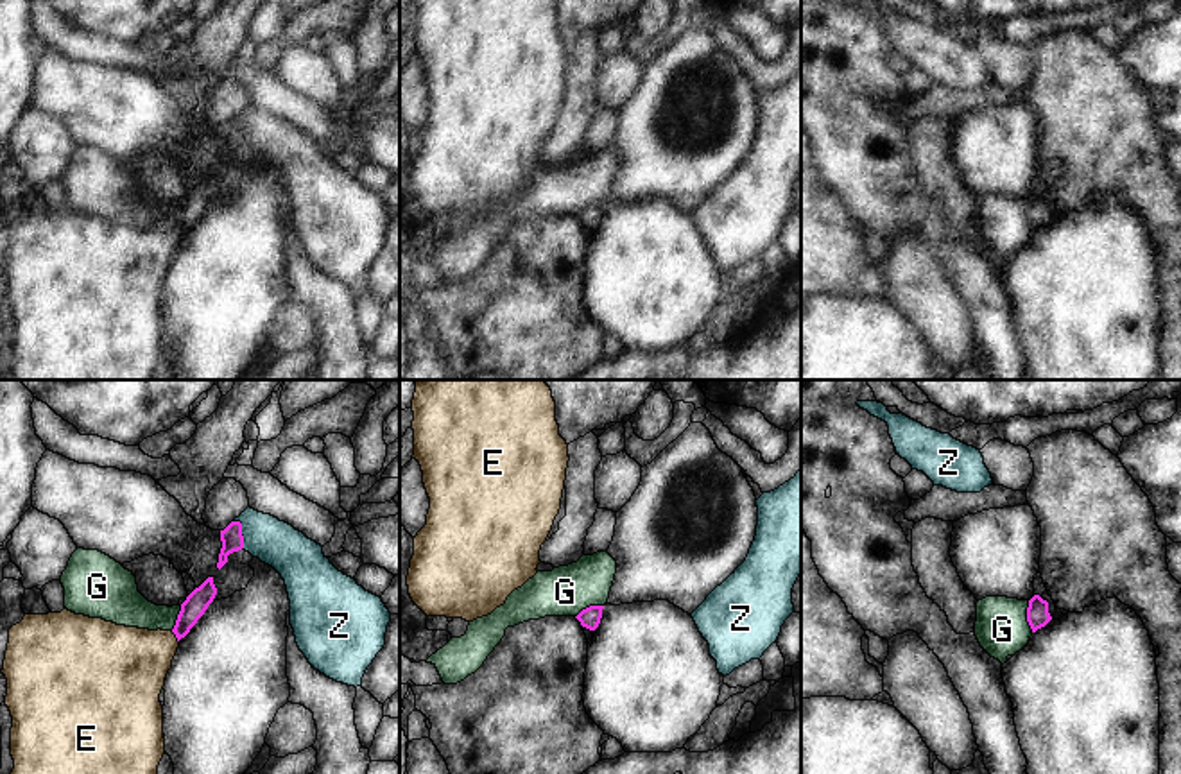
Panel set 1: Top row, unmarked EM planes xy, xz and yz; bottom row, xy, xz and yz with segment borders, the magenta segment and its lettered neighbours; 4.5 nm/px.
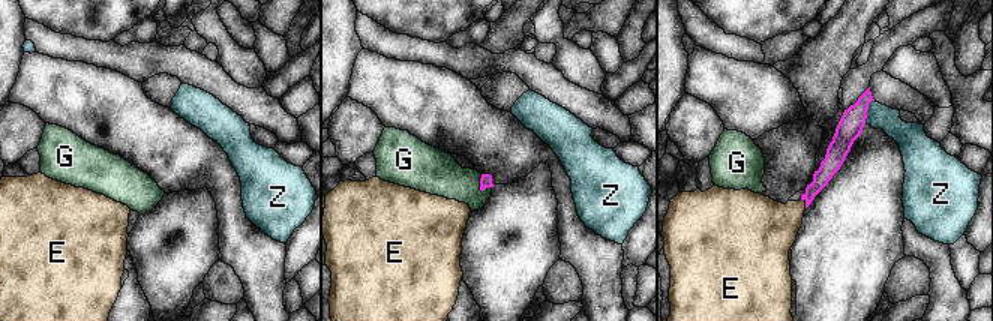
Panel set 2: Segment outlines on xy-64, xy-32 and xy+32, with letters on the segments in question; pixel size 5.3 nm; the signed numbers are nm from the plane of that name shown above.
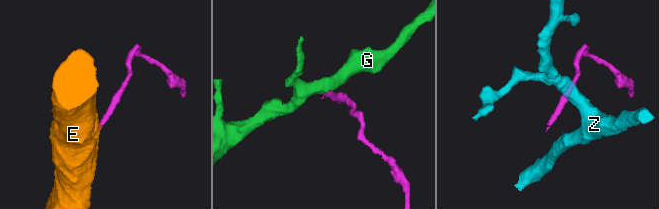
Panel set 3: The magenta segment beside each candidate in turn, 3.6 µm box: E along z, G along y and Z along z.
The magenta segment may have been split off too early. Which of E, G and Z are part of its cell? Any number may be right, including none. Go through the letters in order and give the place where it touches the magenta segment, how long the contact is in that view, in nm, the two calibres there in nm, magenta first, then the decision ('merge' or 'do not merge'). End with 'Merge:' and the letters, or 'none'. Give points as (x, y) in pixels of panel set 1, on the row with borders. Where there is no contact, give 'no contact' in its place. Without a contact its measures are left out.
E: contact xy (176, 636); length 70 nm; calibres 100 and 340 nm; merge
G: contact yz (1027, 617); length 150 nm; calibres 100 and 240 nm; do not merge
Z: contact xy (241, 533); length 140 nm; calibres 100 and 200 nm; do not merge
Merge: E

